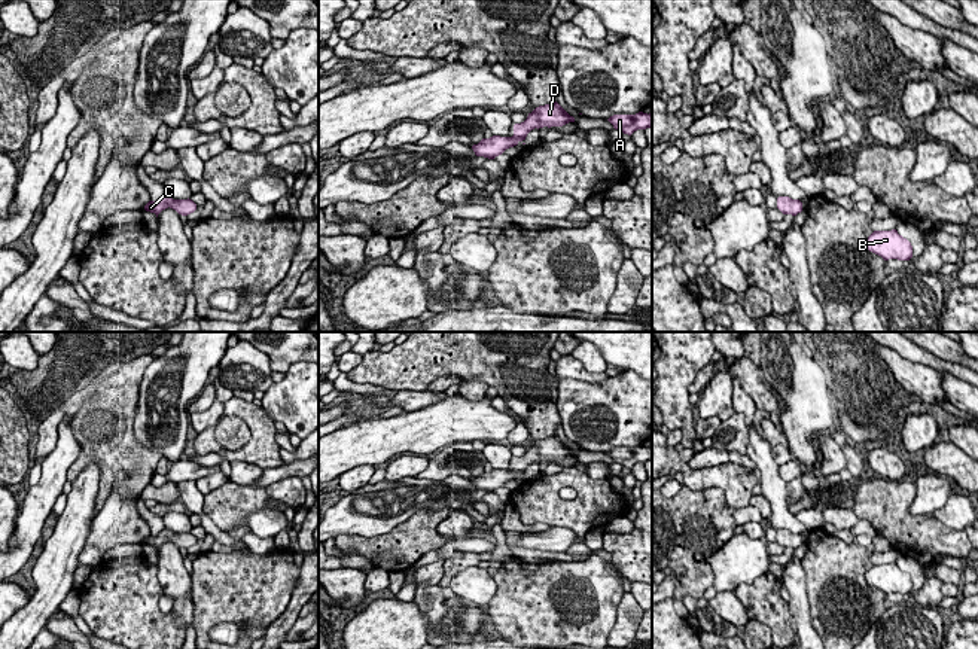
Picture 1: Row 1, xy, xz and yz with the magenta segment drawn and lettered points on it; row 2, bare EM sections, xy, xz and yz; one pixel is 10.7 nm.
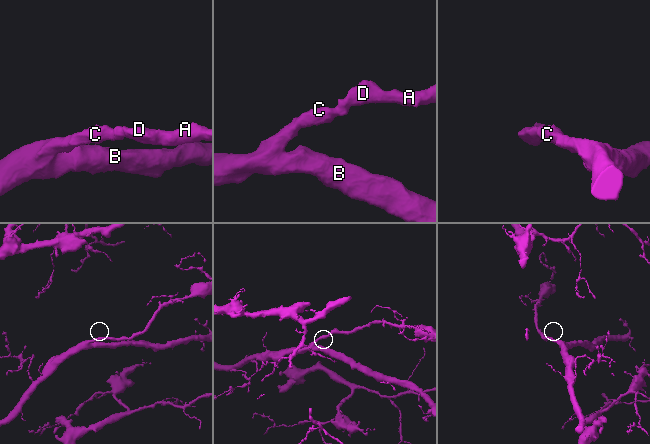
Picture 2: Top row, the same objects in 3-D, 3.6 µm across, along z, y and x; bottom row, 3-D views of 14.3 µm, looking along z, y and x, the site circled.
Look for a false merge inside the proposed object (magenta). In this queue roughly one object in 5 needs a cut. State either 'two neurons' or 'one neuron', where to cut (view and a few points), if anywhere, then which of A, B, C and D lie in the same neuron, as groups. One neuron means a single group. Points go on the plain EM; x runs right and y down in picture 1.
one neuron; cut none; groups A B C D

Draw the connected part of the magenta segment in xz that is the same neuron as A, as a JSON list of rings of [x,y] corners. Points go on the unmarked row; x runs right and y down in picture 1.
[[[639,445],[636,448],[613,448],[607,451],[615,463],[619,463],[622,467],[633,469],[636,463],[646,463],[652,460],[652,447],[646,448]]]

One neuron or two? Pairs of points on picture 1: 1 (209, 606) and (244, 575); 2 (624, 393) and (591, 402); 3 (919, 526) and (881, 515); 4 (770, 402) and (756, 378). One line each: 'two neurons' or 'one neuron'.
1: one neuron
2: one neuron
3: one neuron
4: one neuron

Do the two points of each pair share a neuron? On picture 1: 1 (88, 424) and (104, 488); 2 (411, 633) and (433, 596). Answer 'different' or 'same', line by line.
1: same
2: different

